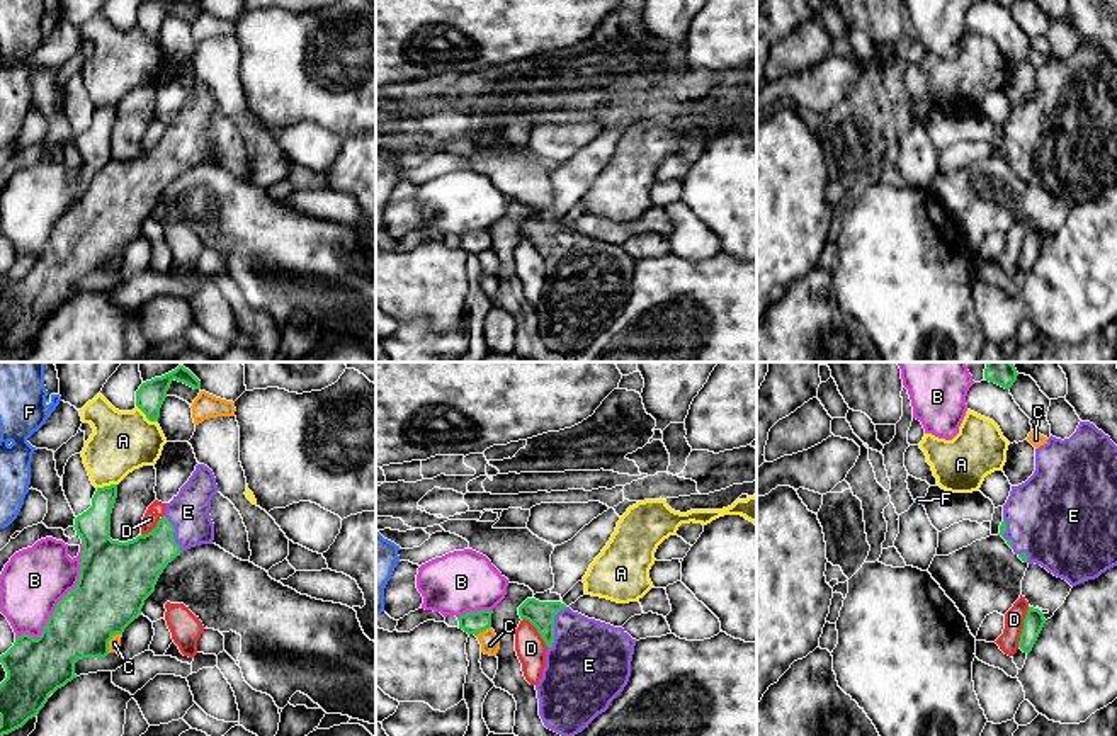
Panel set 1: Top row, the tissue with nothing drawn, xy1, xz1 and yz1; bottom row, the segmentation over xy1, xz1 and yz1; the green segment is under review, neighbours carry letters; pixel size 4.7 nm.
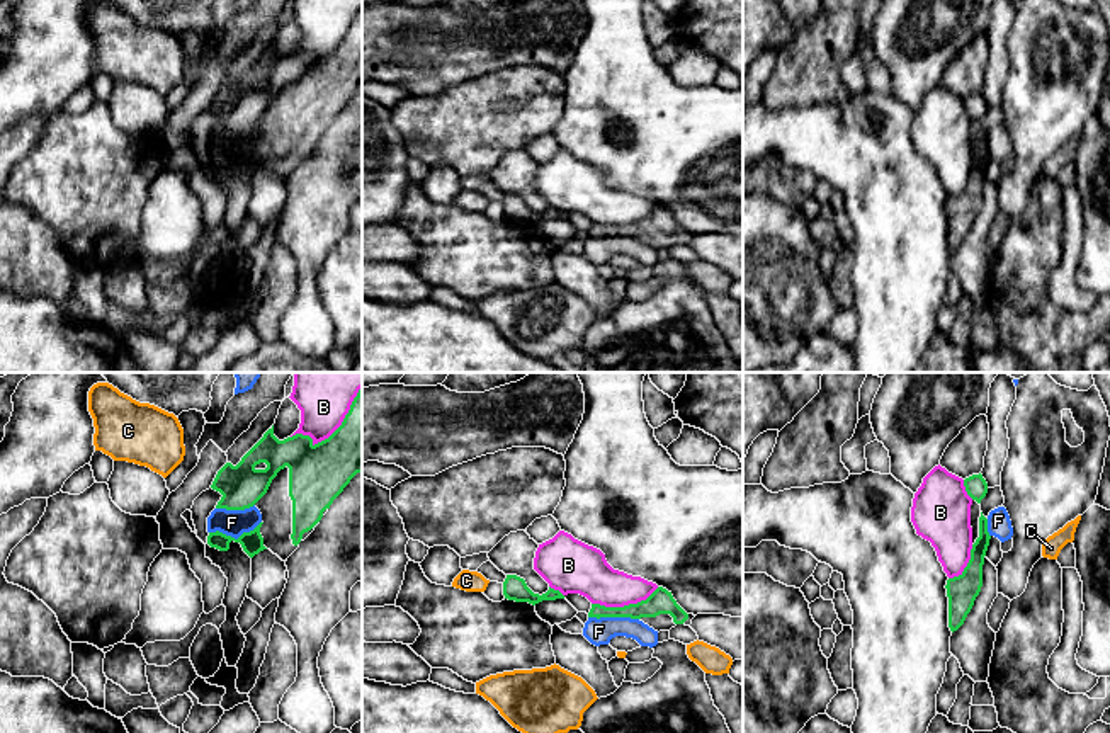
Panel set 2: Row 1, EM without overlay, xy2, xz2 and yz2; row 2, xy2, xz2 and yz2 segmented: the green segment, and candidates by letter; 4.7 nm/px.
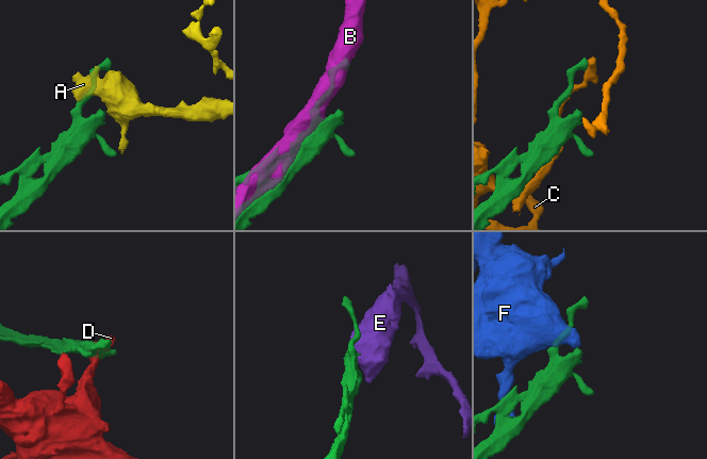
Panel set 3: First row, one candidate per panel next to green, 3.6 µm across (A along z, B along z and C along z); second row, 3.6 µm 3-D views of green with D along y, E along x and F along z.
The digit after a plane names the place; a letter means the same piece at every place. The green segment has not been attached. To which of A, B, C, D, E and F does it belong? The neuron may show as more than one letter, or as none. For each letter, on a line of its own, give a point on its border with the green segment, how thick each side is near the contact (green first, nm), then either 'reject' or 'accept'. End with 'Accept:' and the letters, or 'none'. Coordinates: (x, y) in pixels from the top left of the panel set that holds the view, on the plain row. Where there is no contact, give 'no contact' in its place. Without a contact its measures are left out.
A: meets green in xy1 at (147, 36); 140 nm thick on the green side, 280 nm on the other; reject
B: meets green in xy1 at (60, 220); 320 nm thick on the green side, 300 nm on the other; reject
C: meets green in xy1 at (109, 259); 320 nm thick on the green side, 60 nm on the other; reject
D: meets green in yz1 at (1024, 247); 100 nm thick on the green side, 100 nm on the other; reject
E: meets green in xz1 at (553, 245); 130 nm thick on the green side, 400 nm on the other; accept
F: meets green in xy2 at (233, 157); 110 nm thick on the green side, 130 nm on the other; reject
Accept: E

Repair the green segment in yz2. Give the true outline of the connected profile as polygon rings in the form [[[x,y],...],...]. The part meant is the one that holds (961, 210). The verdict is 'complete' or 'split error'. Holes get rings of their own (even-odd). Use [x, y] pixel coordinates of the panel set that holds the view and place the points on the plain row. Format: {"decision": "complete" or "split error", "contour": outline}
{"decision": "complete", "contour": [[[979,136],[979,156],[972,163],[971,179],[959,196],[947,199],[949,247],[957,250],[971,231],[983,206],[983,184],[989,165],[988,138]]]}

